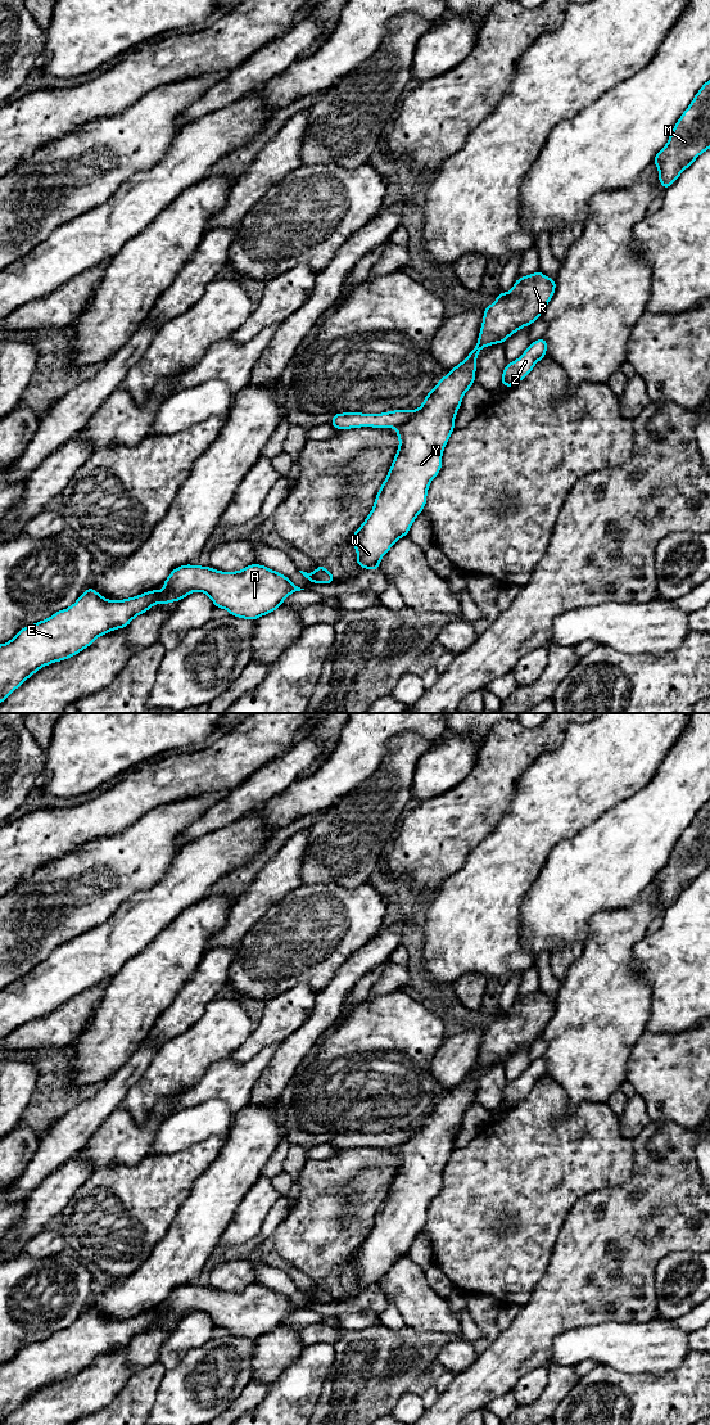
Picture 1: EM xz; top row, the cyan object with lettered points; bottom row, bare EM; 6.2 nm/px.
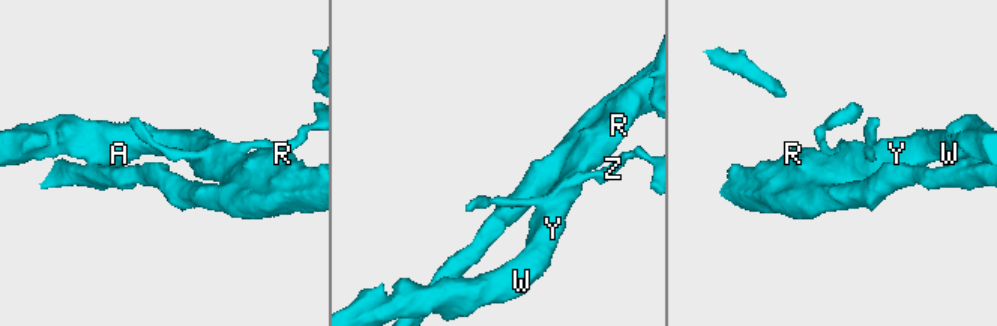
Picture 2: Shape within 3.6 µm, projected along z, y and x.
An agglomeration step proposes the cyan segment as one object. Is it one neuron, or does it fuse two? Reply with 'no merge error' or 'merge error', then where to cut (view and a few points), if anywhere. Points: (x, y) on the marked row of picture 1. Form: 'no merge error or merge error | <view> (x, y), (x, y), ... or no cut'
merge error | xz (417, 410), (397, 428)

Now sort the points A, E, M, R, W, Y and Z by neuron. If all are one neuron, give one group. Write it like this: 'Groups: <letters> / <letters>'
Groups: A E M R W Y / Z

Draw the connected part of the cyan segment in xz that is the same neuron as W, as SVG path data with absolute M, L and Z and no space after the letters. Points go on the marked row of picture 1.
M539 270L519 278L507 293L499 292L497 299L484 308L484 317L475 348L449 373L439 379L433 391L424 398L417 412L397 428L399 447L381 484L375 504L362 526L352 536L358 555L356 563L363 569L379 571L381 558L403 536L407 536L413 520L424 510L430 482L442 469L443 450L455 429L455 418L463 394L475 383L476 357L483 347L505 343L515 332L532 325L551 301L556 279L550 279Z

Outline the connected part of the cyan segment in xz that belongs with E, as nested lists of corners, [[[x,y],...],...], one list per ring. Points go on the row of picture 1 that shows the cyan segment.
[[[186,564],[175,568],[162,585],[163,591],[152,590],[125,600],[107,600],[89,587],[68,609],[23,627],[9,642],[0,645],[0,703],[41,667],[78,654],[94,644],[99,636],[127,627],[135,617],[148,612],[155,604],[180,601],[189,594],[200,591],[211,597],[216,608],[226,609],[238,618],[257,621],[279,609],[290,594],[304,590],[295,586],[286,576],[261,564],[247,565],[236,572]]]

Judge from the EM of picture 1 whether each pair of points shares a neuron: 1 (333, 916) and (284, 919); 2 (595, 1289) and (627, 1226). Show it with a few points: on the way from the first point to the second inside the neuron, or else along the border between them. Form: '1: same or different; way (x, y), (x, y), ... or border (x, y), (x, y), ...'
1: same; way (321, 919), (295, 919)
2: same; way (609, 1274), (622, 1261), (623, 1241)

